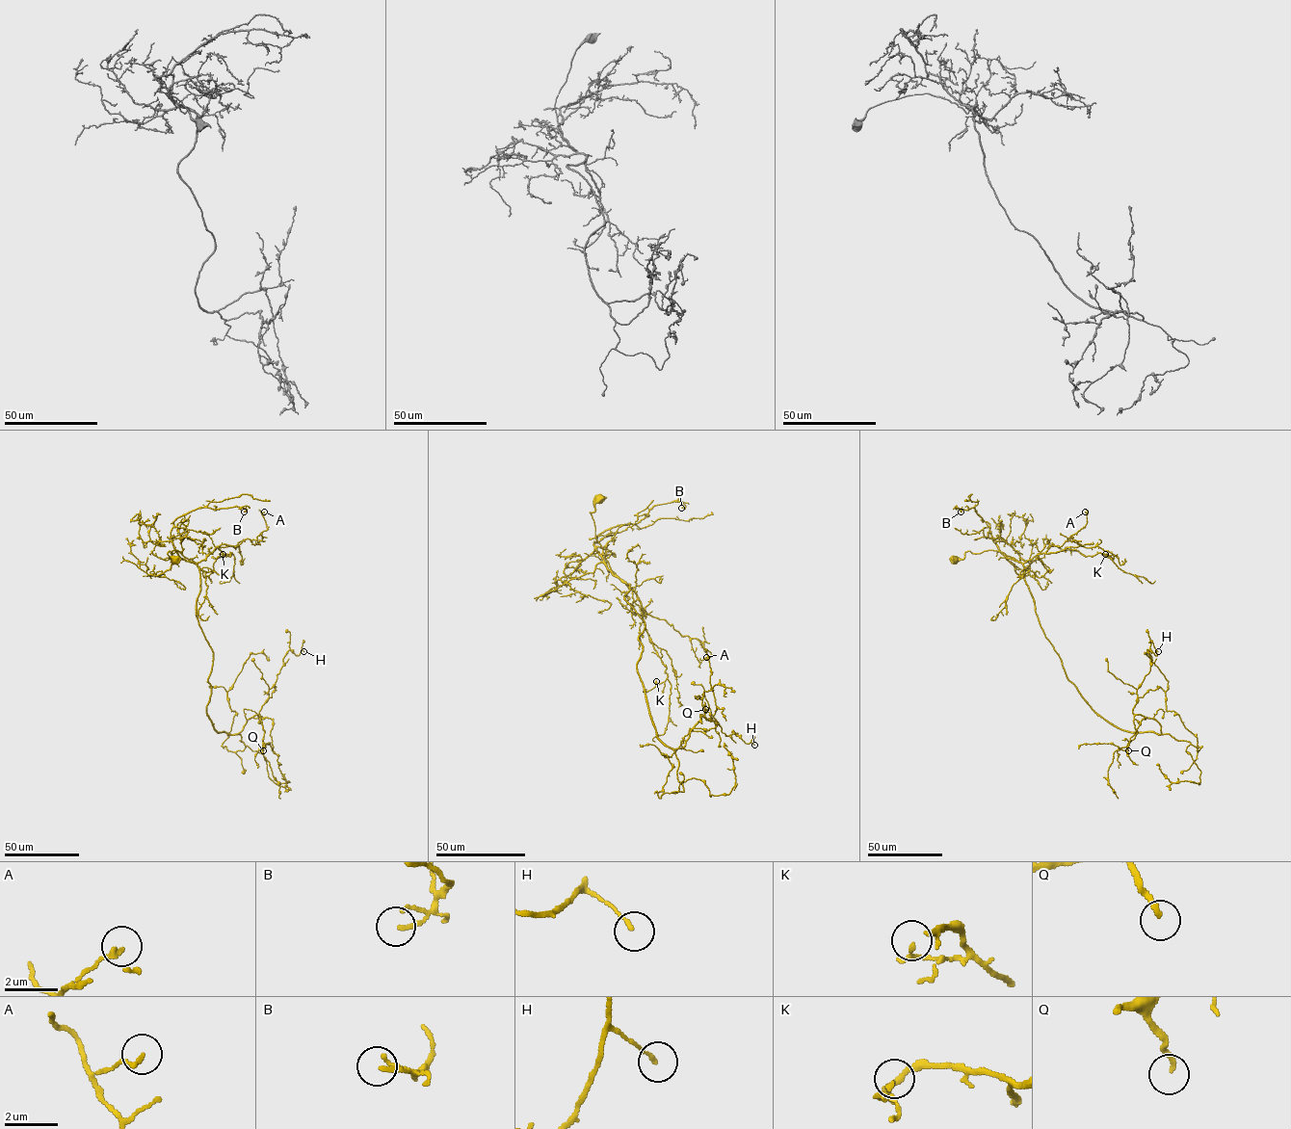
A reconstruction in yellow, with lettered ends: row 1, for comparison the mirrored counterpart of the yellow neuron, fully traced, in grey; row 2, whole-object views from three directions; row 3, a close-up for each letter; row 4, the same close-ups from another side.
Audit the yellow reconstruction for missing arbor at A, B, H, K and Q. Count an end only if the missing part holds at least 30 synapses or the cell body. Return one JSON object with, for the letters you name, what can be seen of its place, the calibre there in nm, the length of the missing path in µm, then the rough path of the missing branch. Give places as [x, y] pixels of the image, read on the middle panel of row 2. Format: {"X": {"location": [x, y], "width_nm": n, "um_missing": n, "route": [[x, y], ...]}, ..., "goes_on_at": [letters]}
{"Q": {"location": [705, 709], "width_nm": 190, "um_missing": 40, "route": [[705, 709], [710, 713], [717, 697], [729, 701]]}, "goes_on_at": ["Q"]}

